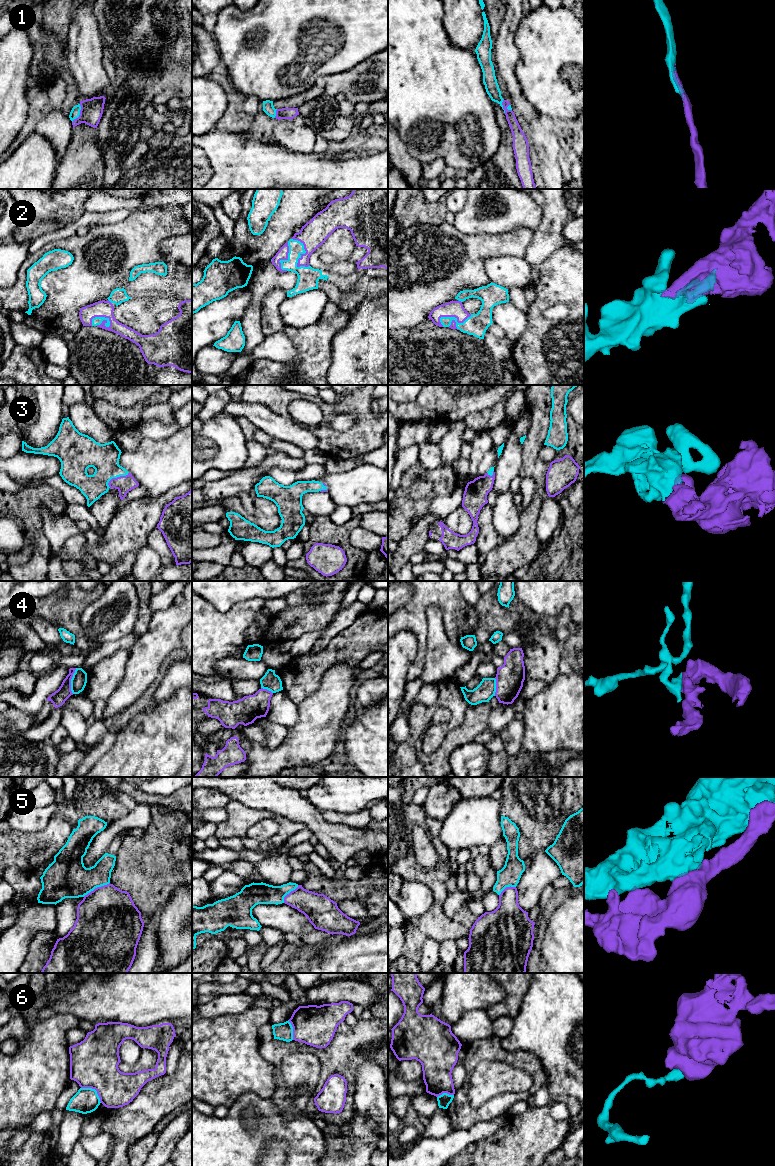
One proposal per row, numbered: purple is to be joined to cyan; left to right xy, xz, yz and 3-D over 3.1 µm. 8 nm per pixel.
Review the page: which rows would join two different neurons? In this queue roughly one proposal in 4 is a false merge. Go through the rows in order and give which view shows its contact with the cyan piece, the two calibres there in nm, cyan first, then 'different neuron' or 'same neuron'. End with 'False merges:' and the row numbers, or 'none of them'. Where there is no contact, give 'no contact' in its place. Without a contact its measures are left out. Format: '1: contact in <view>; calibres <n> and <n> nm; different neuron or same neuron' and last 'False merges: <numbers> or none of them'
1: contact in xy; calibres 80 and 180 nm; same neuron
2: contact in yz; calibres 170 and 130 nm; same neuron
3: contact in xy; calibres 240 and 140 nm; same neuron
4: contact in xy; calibres 130 and 120 nm; different neuron
5: contact in xy; calibres 340 and 480 nm; different neuron
6: contact in xy; calibres 200 and 380 nm; different neuron
False merges: 4, 5, 6

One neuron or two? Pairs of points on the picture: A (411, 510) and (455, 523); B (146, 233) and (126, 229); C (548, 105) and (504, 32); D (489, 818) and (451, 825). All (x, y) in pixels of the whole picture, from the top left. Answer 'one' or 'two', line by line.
A: two
B: one
C: two
D: one

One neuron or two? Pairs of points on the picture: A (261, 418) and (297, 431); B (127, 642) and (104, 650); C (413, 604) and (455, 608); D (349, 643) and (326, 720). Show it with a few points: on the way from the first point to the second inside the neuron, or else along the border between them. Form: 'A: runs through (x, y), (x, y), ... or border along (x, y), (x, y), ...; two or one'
A: runs through (270, 423), (288, 431); one
B: runs through (121, 644), (110, 647); one
C: runs through (423, 600), (445, 600); one
D: border along (347, 664), (336, 663), (323, 675); two

